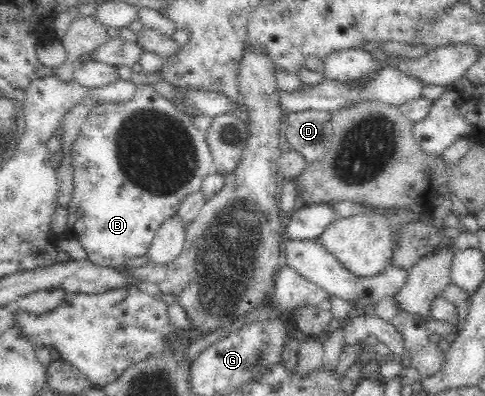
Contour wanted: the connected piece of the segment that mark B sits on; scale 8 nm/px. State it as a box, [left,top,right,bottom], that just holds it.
[64,83,215,268]

